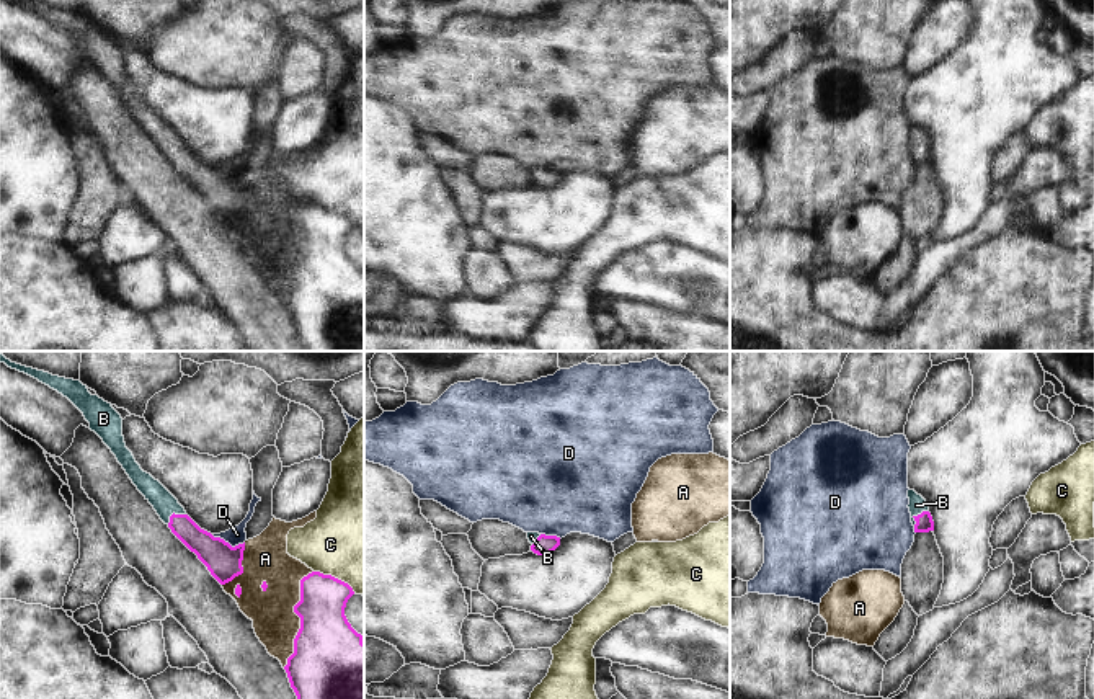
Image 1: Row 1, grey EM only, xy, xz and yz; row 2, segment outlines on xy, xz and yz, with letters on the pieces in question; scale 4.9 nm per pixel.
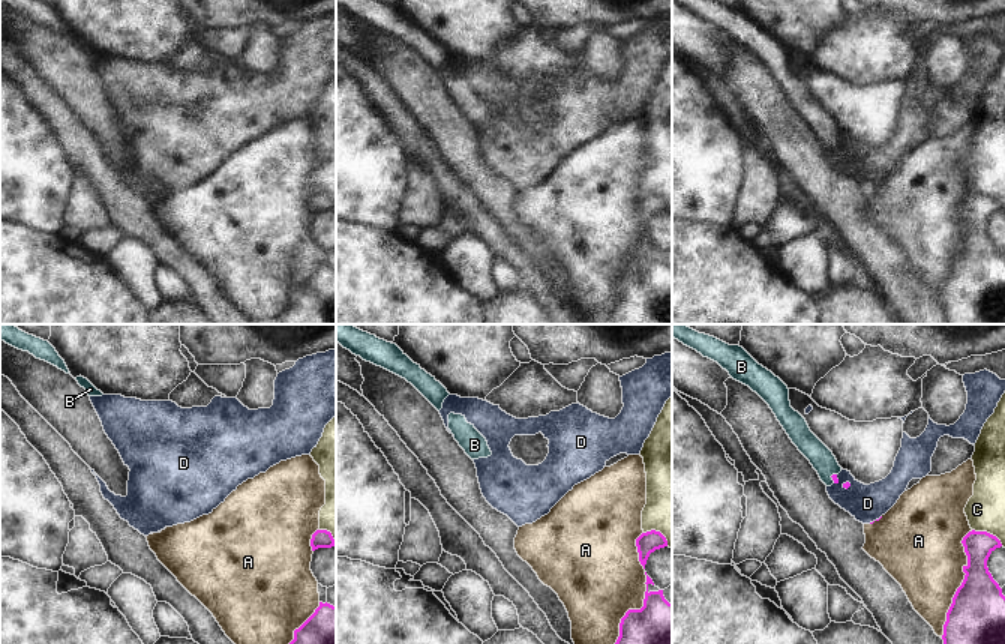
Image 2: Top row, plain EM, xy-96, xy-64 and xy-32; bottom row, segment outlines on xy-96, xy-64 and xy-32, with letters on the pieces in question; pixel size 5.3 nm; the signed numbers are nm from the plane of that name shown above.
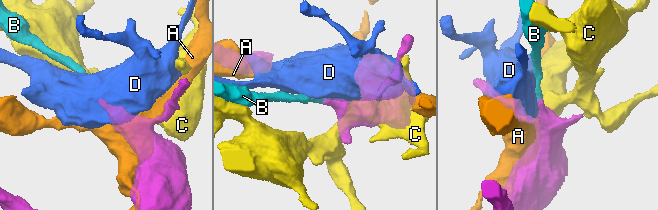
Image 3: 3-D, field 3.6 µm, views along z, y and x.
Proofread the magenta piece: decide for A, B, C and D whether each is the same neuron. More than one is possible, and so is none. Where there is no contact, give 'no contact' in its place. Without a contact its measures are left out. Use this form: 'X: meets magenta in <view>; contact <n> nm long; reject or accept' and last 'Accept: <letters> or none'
A: meets magenta in xy; contact 500 nm long; reject
B: meets magenta in yz; contact 110 nm long; accept
C: meets magenta in xy; contact 240 nm long; reject
D: meets magenta in xy; contact 170 nm long; reject
Accept: B

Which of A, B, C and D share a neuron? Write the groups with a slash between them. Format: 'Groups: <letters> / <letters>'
Groups: A / B / C / D

